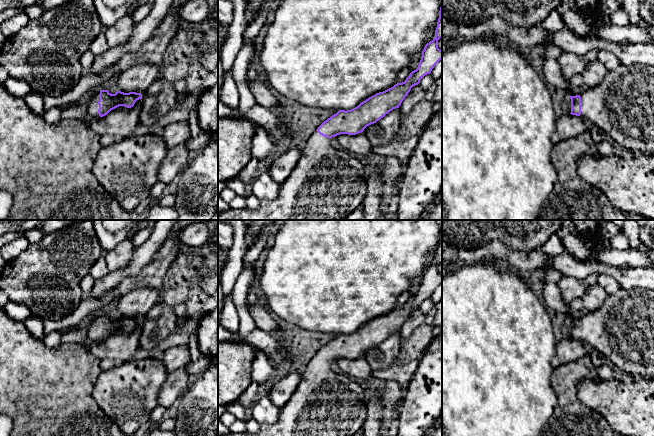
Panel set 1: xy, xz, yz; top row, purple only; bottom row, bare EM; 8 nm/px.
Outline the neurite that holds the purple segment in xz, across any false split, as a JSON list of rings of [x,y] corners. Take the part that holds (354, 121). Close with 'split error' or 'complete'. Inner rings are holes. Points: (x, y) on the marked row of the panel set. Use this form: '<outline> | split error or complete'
[[[442,3],[435,38],[425,45],[417,69],[412,71],[404,82],[397,83],[383,92],[376,93],[351,110],[339,110],[324,121],[306,140],[306,145],[296,167],[288,179],[280,184],[276,200],[261,200],[260,206],[254,210],[246,207],[218,212],[218,220],[343,220],[359,208],[367,193],[368,169],[359,160],[351,157],[347,151],[333,147],[332,141],[335,136],[340,134],[356,135],[361,133],[367,126],[376,123],[393,109],[399,108],[411,88],[418,85],[425,75],[430,74],[434,66],[442,59],[442,50],[438,48],[440,38],[442,38]]] | split error

